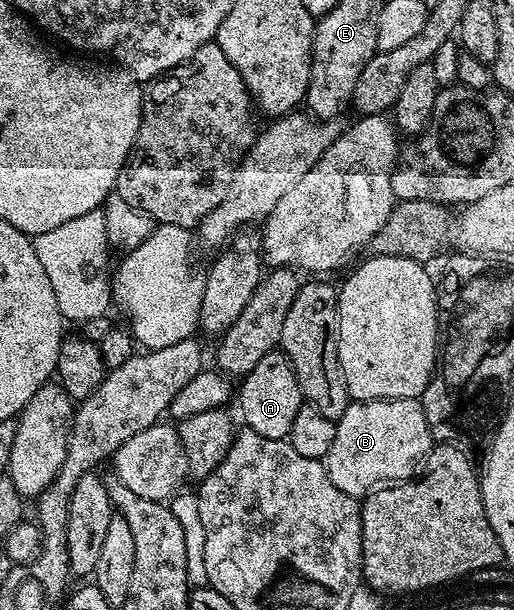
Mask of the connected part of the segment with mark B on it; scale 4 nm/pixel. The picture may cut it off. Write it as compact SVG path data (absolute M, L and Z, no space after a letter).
M415 397L385 401L349 400L346 411L342 411L335 422L334 443L330 443L330 451L322 458L324 469L338 491L357 499L367 497L385 483L415 478L434 448L426 411Z

